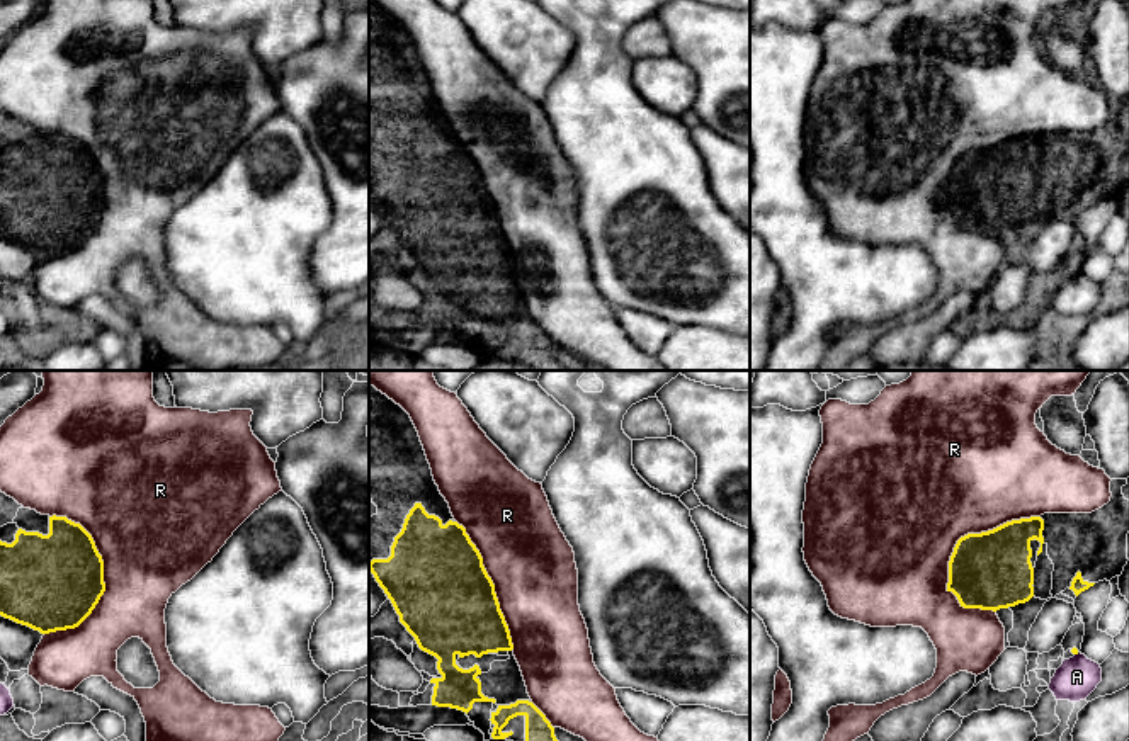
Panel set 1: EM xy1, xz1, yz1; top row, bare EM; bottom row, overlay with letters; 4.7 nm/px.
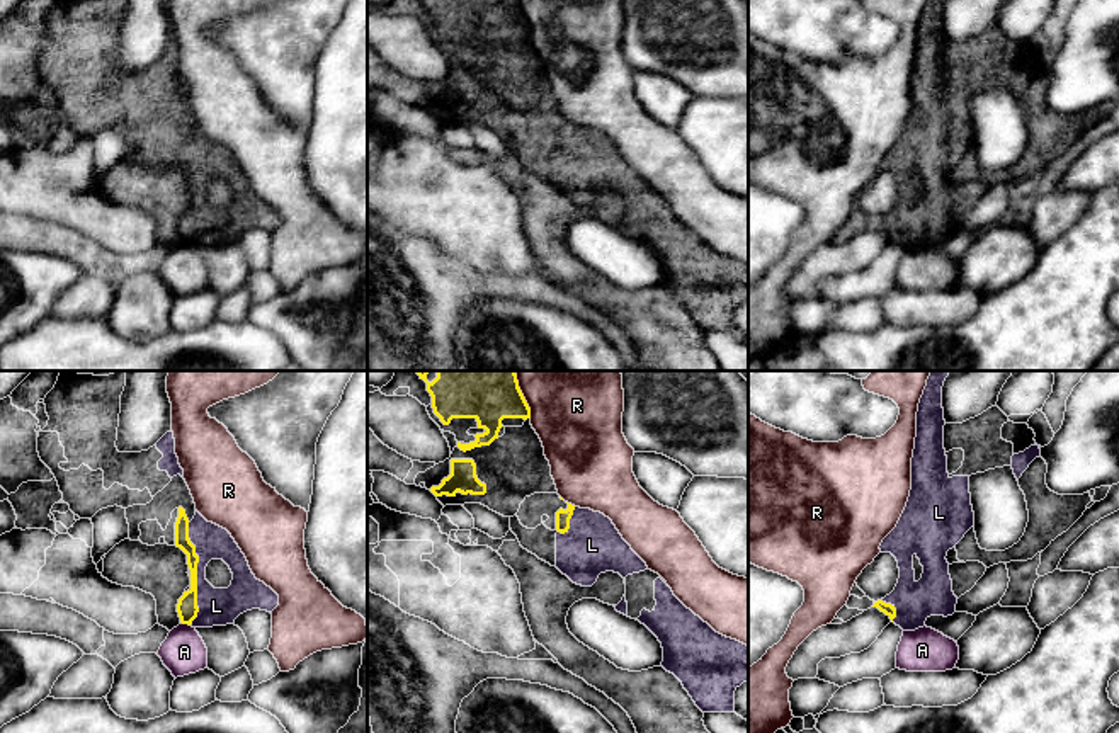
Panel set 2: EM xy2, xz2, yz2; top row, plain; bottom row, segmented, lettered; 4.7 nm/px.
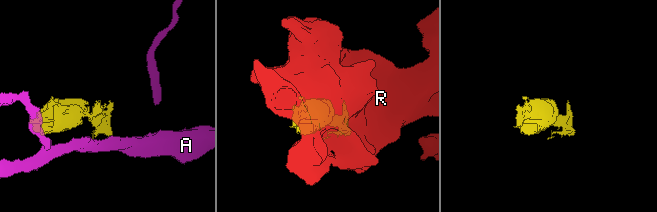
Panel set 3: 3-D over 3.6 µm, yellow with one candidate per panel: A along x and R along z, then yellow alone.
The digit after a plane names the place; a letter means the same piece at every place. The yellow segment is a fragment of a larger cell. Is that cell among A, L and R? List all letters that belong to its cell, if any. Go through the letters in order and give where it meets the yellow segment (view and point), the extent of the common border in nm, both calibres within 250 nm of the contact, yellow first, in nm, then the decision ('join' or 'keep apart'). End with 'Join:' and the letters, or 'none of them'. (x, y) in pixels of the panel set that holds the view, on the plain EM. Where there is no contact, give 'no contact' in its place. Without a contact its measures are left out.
A: xy2 (186, 242) | 50 nm | 100/200 nm | keep apart
L: xy2 (196, 193) | 480 nm | 100/180 nm | join
R: yz1 (964, 155) | 600 nm | 360/500 nm | keep apart
Join: L

